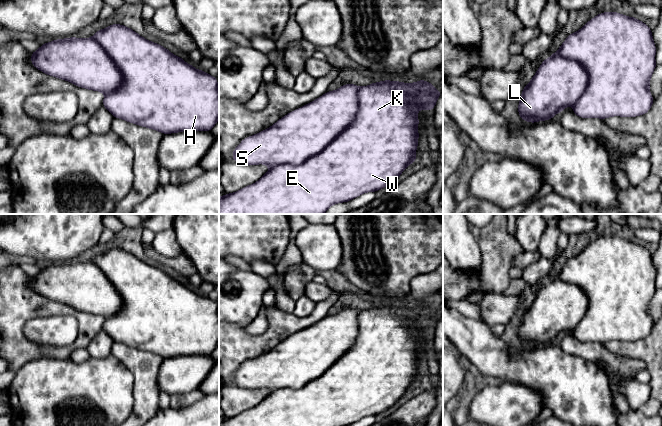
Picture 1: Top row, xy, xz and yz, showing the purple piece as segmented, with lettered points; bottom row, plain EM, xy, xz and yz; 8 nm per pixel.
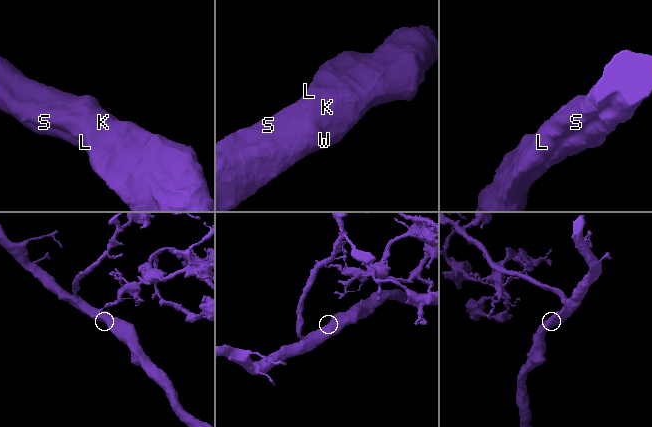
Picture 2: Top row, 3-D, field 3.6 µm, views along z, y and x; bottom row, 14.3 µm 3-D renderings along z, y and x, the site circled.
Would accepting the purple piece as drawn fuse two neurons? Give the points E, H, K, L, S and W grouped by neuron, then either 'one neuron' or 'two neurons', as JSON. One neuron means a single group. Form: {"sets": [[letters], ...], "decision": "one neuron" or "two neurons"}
{"sets": [["E", "H", "K", "L", "S", "W"]], "decision": "one neuron"}

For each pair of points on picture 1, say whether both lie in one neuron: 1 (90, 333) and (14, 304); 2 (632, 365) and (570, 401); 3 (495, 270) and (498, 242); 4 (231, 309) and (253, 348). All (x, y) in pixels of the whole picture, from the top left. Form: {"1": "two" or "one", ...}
{"1": "one", "2": "two", "3": "one", "4": "two"}

